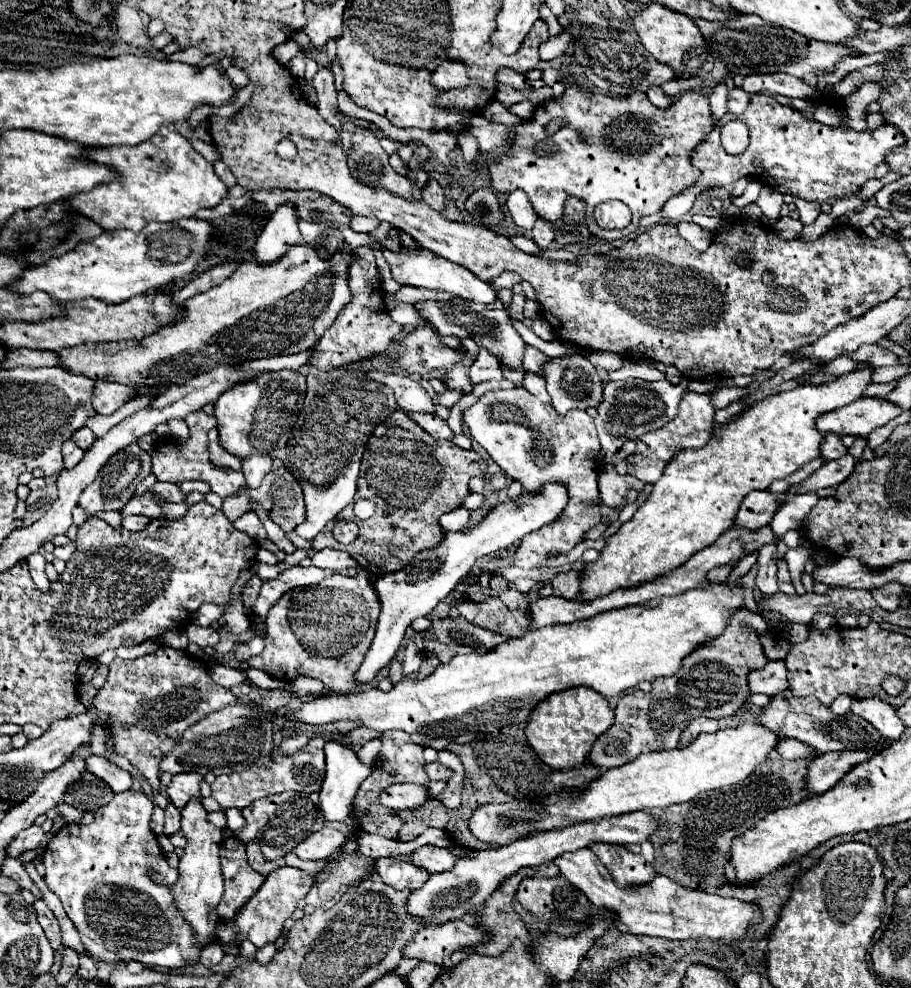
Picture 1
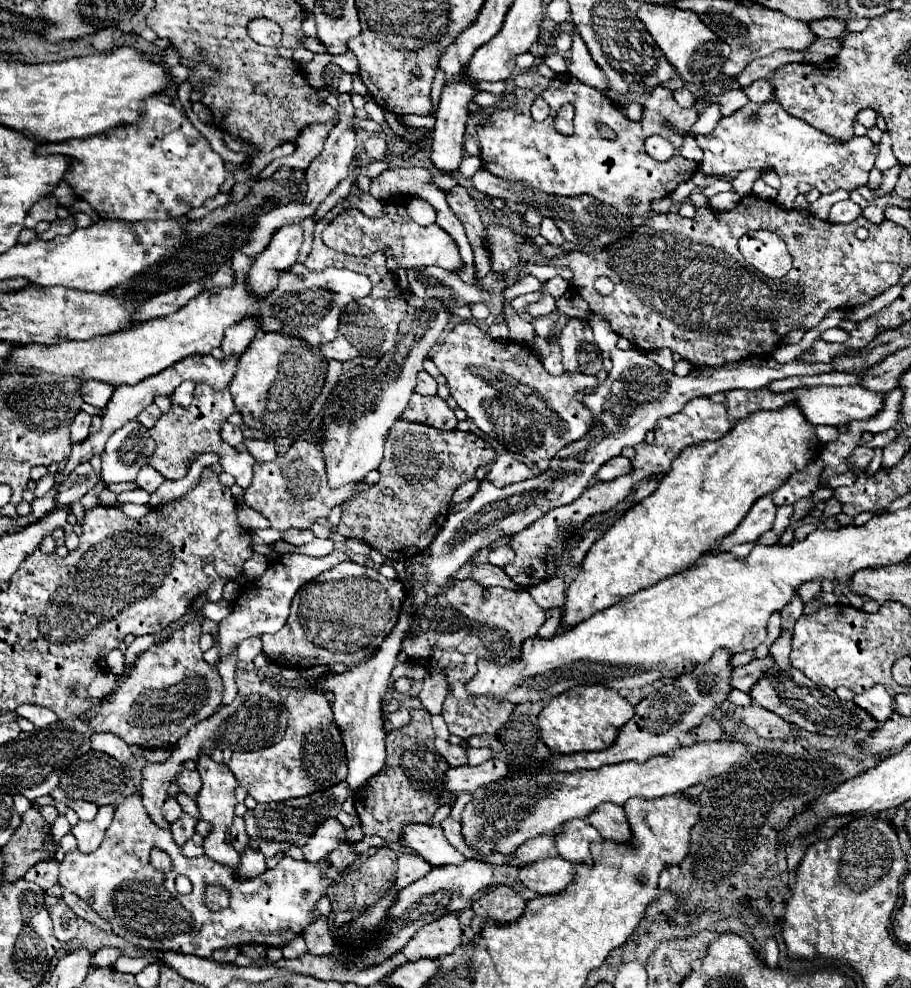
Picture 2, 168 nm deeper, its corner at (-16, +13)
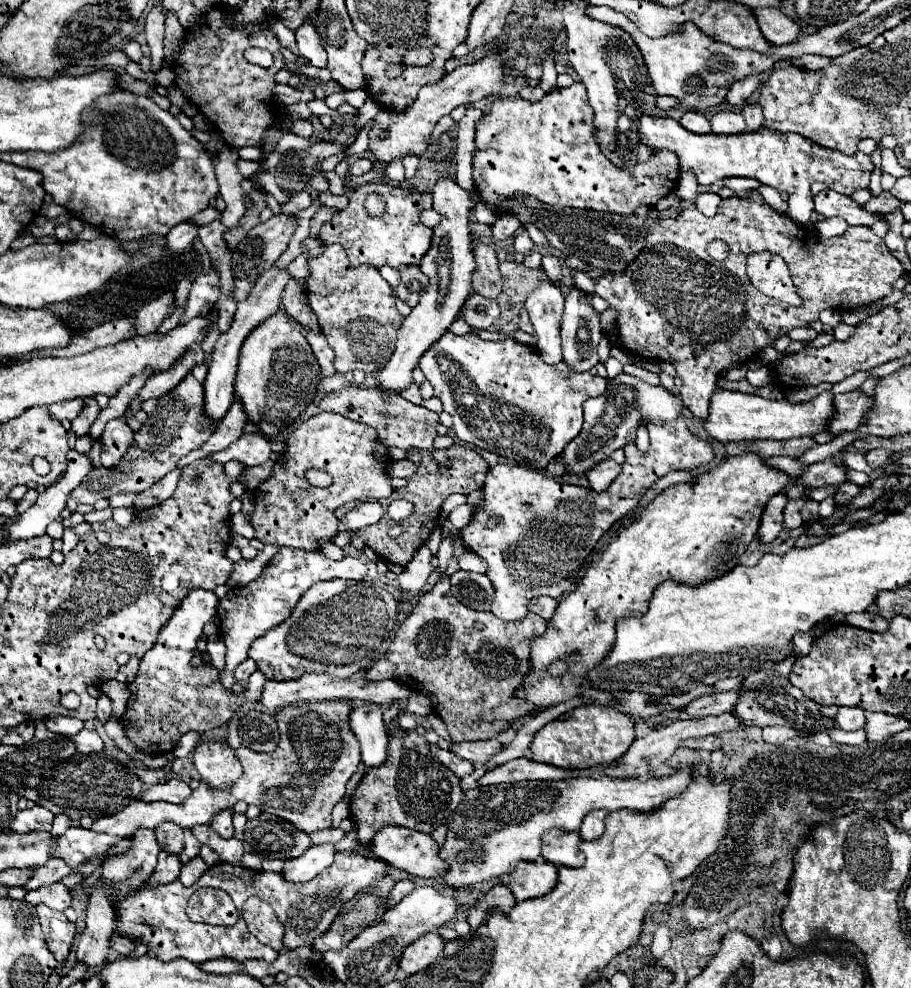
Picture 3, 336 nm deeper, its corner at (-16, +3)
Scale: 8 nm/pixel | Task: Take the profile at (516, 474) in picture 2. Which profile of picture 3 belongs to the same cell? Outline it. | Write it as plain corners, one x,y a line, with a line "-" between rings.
678,419
672,423
648,423
648,433
650,445
646,451
640,451
634,443
624,447
626,461
622,471
602,493
580,485
558,483
550,475
522,465
498,464
486,471
482,509
474,511
470,523
458,531
458,537
468,551
488,563
486,575
494,587
492,613
504,621
518,621
528,615
528,603
532,599
540,595
554,599
564,597
574,587
578,571
598,539
618,519
636,509
642,495
660,477
680,469
696,471
714,461
712,443
690,433

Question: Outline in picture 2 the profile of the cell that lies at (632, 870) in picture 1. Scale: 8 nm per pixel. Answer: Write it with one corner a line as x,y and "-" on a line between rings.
604,803
594,809
594,813
588,817
588,821
600,831
604,839
610,839
614,843
630,843
632,841
632,829
628,825
624,807

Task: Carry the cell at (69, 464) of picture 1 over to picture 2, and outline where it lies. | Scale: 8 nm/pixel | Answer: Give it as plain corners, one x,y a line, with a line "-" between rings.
80,411
74,417
74,421
72,421
70,426
70,439
72,443
80,443
90,435
90,419
92,417
88,413
84,413
84,411

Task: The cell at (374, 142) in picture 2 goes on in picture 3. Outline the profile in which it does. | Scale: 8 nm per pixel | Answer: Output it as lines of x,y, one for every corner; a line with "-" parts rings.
358,157
358,159
350,165
348,173
350,173
350,175
364,175
364,173
368,173
370,169
372,169
372,161
370,161
368,157

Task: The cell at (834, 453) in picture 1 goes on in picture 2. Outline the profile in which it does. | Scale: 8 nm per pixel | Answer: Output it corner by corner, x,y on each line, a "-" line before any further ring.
820,425
820,427
816,427
816,435
822,443
830,443
840,437
840,431
838,431
838,427
832,427
832,425

